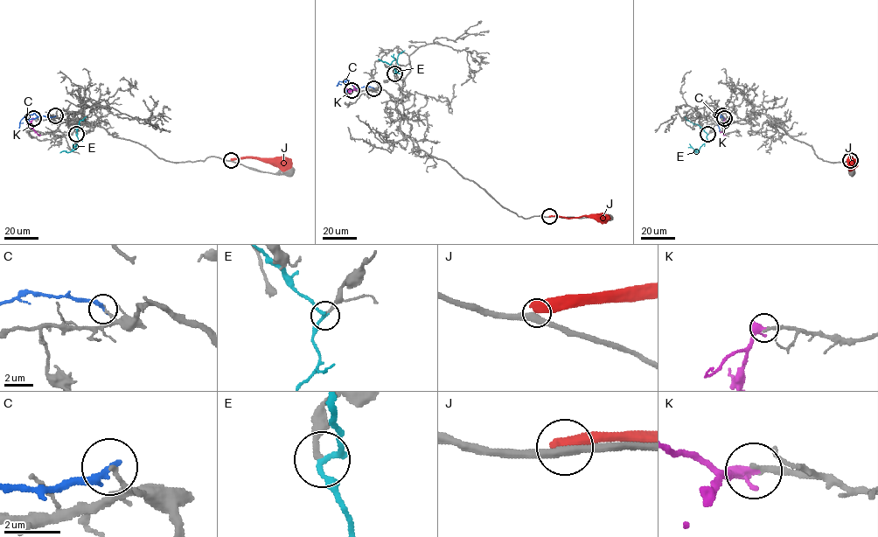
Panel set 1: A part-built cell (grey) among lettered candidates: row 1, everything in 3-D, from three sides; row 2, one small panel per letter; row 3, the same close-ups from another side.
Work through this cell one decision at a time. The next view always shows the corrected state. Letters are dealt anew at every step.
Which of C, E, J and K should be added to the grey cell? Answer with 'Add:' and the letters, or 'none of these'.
Add: K

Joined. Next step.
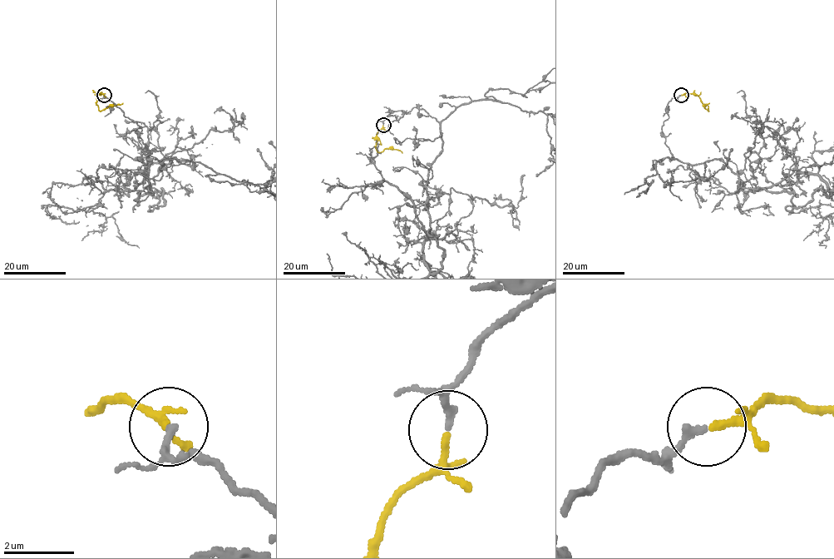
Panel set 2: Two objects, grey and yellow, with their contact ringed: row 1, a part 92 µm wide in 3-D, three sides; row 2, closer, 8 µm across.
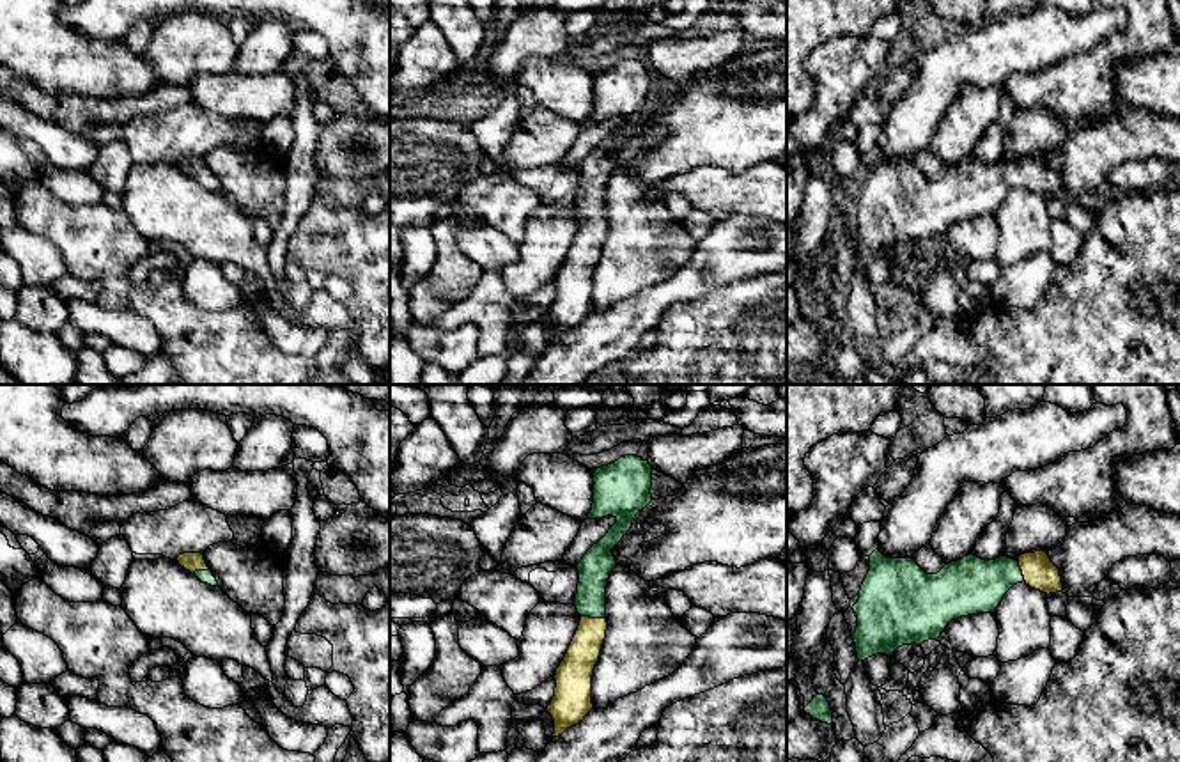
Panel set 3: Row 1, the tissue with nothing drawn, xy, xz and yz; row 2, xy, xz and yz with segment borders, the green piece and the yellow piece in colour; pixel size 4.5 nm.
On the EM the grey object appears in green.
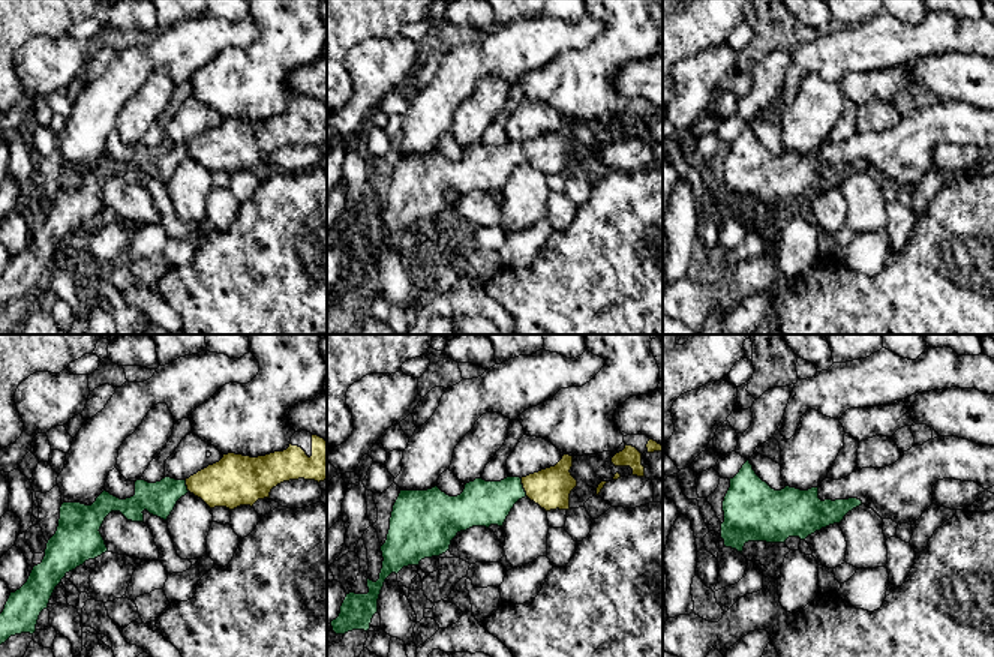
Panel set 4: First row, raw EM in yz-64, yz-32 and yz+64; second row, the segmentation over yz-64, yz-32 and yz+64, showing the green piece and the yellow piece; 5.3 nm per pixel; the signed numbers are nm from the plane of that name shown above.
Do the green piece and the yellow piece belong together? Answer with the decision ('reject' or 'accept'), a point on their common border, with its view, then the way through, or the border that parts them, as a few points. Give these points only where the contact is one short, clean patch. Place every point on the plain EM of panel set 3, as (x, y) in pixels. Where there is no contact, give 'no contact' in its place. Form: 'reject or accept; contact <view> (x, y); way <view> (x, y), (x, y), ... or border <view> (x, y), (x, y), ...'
accept; contact xz (592, 220); way xz (594, 172), (592, 220), (592, 234), (576, 272)

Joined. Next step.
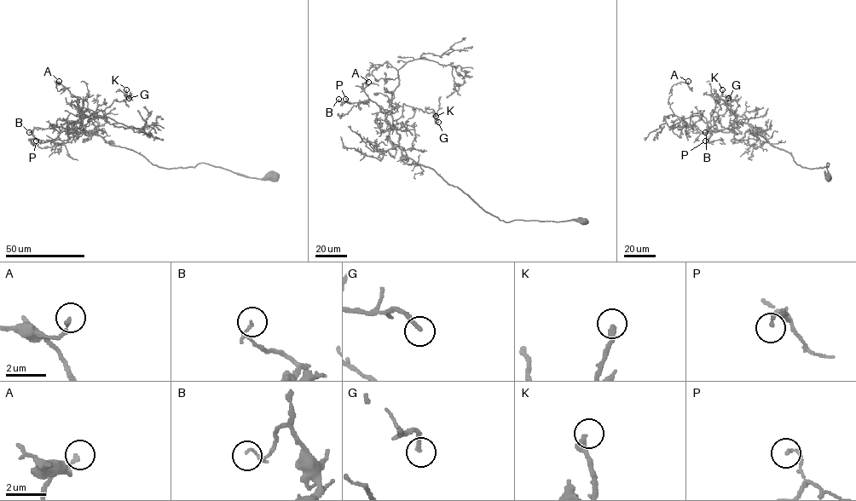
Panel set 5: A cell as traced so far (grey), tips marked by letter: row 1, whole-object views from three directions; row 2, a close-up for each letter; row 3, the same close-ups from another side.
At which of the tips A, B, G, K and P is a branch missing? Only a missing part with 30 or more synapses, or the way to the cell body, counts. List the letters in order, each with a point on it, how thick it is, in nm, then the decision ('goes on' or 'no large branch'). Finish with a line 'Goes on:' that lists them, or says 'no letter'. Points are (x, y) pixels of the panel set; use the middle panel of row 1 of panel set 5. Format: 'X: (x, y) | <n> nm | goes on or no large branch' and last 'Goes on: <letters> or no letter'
A: (368, 82) | 180 nm | no large branch
B: (338, 99) | 70 nm | no large branch
G: (438, 122) | 200 nm | goes on
K: (436, 116) | 320 nm | goes on
P: (345, 99) | 140 nm | no large branch
Goes on: G, K

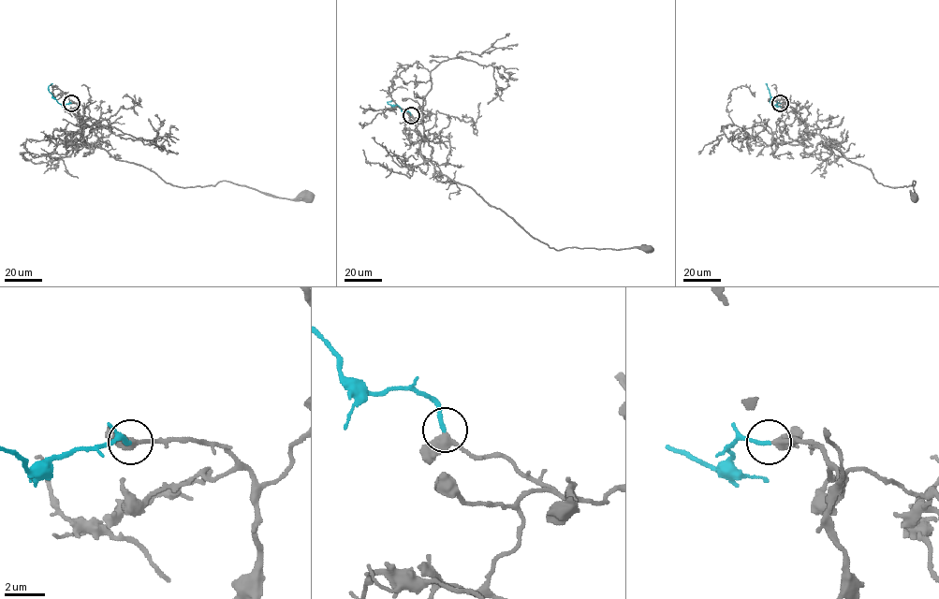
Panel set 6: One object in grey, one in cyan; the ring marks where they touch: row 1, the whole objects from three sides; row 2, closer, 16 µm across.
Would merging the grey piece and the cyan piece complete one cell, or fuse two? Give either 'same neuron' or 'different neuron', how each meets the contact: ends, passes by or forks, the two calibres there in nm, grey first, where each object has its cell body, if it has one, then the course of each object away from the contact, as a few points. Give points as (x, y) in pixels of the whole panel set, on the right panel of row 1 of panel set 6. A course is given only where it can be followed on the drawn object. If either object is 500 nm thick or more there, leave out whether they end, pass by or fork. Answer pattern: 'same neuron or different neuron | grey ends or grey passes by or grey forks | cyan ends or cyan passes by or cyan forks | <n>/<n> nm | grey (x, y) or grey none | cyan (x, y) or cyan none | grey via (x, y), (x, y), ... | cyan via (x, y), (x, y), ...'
same neuron | grey passes by | cyan ends | 380/200 nm | grey (914, 197) | cyan none | grey via (781, 103), (796, 108), (808, 132), (869, 169), (878, 182), (915, 182), (914, 197) | cyan via (780, 103), (775, 106), (770, 102), (765, 83)

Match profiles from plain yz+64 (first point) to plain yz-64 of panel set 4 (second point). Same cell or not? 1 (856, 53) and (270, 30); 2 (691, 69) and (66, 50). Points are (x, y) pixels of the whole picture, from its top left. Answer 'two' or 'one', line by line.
1: two
2: one

